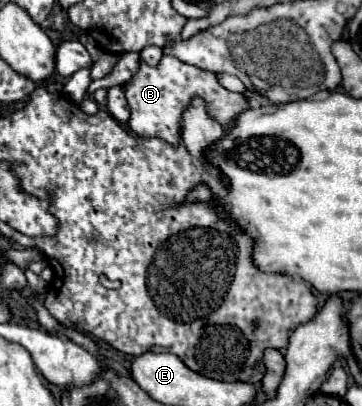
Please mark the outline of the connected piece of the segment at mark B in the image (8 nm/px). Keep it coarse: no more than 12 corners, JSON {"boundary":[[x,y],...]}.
{"boundary":[[165,55],[123,85],[131,131],[181,141],[193,97],[225,131],[249,109],[215,73]]}

